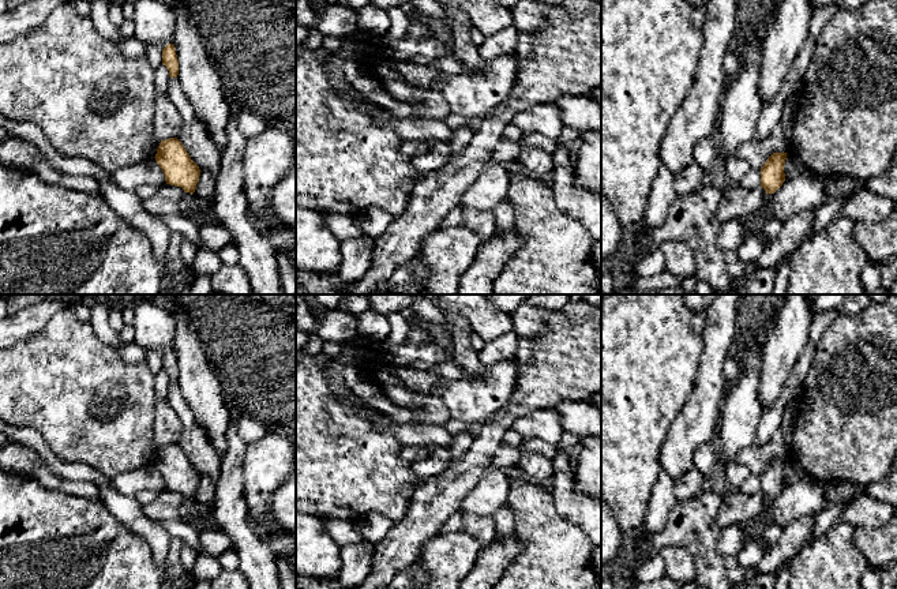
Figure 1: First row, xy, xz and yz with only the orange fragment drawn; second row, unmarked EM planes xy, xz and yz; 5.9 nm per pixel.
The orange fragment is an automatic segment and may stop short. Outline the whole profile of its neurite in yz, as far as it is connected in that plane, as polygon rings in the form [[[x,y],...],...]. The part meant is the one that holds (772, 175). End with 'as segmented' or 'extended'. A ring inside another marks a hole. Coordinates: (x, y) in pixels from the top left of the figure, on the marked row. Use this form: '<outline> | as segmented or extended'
[[[773,153],[761,169],[761,187],[766,191],[766,199],[762,207],[752,218],[733,218],[718,228],[717,247],[721,251],[738,250],[744,241],[746,233],[752,229],[757,221],[761,221],[767,213],[773,194],[785,181],[784,165],[787,153]]] | extended

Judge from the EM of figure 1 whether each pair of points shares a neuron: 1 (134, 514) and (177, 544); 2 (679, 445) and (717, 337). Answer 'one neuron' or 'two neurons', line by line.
1: two neurons
2: one neuron

